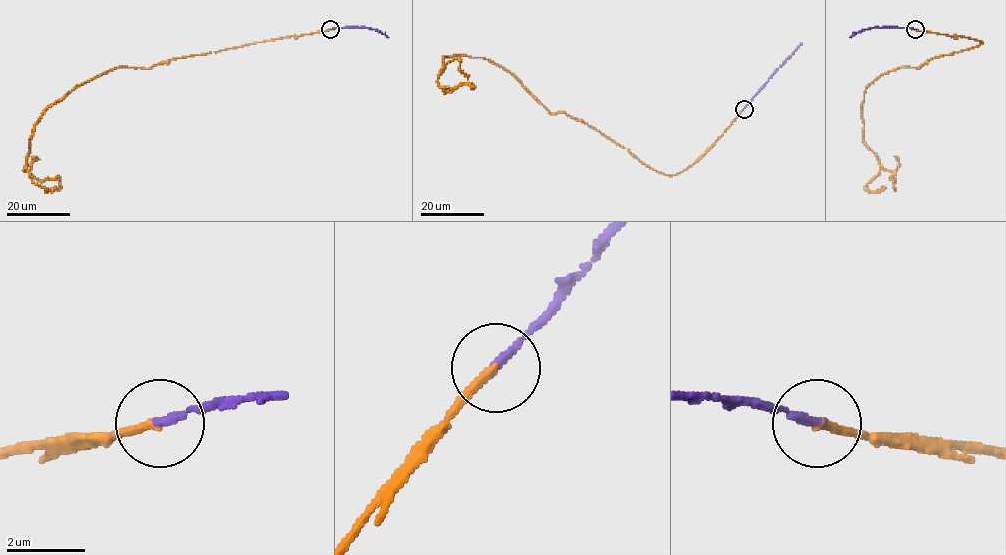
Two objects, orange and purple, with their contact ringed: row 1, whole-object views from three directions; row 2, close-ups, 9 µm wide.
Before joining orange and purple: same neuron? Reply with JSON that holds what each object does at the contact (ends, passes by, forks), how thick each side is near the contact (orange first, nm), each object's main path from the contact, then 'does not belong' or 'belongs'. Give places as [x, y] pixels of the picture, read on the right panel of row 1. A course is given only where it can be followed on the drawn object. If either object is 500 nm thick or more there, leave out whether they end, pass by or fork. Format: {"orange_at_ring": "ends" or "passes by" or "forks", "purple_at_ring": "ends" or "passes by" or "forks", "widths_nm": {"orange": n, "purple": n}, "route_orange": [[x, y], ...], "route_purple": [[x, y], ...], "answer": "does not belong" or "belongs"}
{"orange_at_ring": "ends", "purple_at_ring": "ends", "widths_nm": {"orange": 200, "purple": 240}, "route_orange": [[915, 29], [982, 42], [931, 58], [918, 68], [890, 70], [866, 88], [864, 143], [893, 171], [895, 191]], "route_purple": [[915, 29], [871, 27], [850, 37]], "answer": "belongs"}

